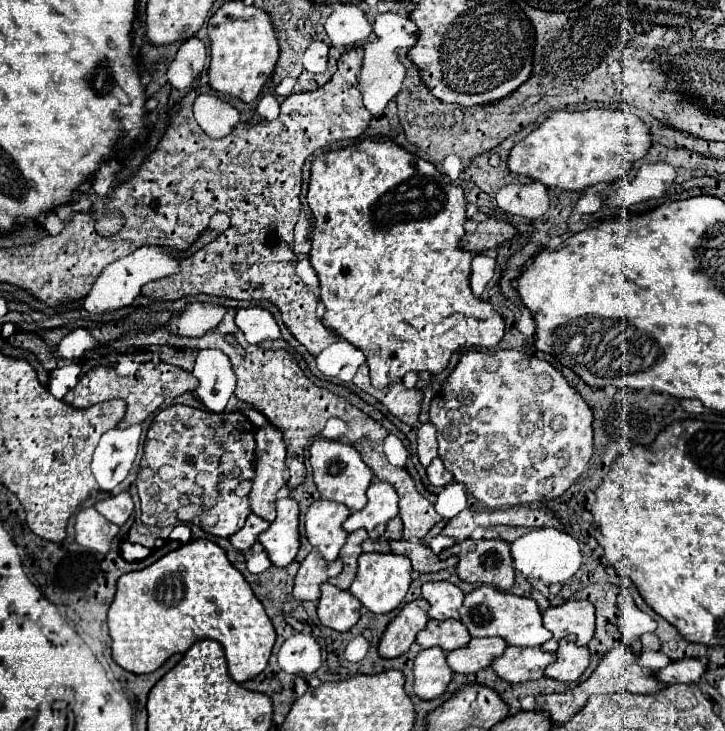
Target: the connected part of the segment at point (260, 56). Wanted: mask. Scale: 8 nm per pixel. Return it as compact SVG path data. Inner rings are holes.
M227 1L223 3L217 13L209 19L209 41L211 41L211 65L209 65L209 85L225 95L231 97L239 97L243 101L253 101L261 87L265 85L265 81L273 75L275 71L275 63L279 59L279 43L277 43L277 35L275 29L271 25L271 17L263 11L257 9L253 5L245 5L243 1Z

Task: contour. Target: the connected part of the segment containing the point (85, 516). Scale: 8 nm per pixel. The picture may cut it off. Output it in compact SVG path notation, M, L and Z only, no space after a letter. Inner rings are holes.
M93 507L81 509L75 517L75 541L97 553L107 553L119 527L103 519Z

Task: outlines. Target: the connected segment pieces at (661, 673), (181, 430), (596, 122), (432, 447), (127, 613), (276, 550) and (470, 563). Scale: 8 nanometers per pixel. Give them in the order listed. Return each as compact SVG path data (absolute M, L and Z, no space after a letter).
M705 657L679 659L679 661L671 661L665 669L659 669L655 675L665 685L697 683L701 679L701 675L705 673L707 663L709 663L709 659L705 659Z
M169 405L165 409L161 409L155 417L153 417L153 423L147 431L147 439L145 439L145 455L141 459L141 467L139 467L139 475L137 475L137 491L139 491L139 499L141 499L141 521L145 525L155 525L155 527L169 527L169 525L179 525L179 523L195 523L199 525L201 529L205 529L207 533L211 535L217 535L217 537L231 537L233 533L237 533L243 525L245 525L245 519L249 517L251 513L251 507L249 507L249 491L251 491L251 485L253 485L253 461L255 461L255 425L249 423L245 419L243 413L235 411L235 413L211 413L211 411L201 411L201 409L193 409L193 407L187 407L187 405Z
M587 109L579 113L555 111L509 153L509 169L541 181L547 187L583 191L591 185L615 181L651 149L649 125L627 109Z
M423 423L417 429L417 455L423 467L427 467L435 457L437 457L437 437L435 437L435 427L433 423Z
M207 539L189 541L177 551L171 551L159 561L155 561L153 565L141 571L125 573L117 583L117 595L111 603L107 621L113 639L113 661L135 675L153 673L175 653L189 651L191 645L201 639L213 639L219 641L225 649L229 675L237 683L245 683L257 677L267 667L271 649L277 639L275 627L267 617L261 601L253 595L251 585L229 563L225 551Z
M295 499L277 501L277 519L259 535L269 559L277 567L287 567L299 551L299 505Z
M465 539L445 549L439 557L447 559L451 555L459 557L457 575L461 581L483 583L503 591L513 585L515 571L511 563L509 543L505 543L503 539Z

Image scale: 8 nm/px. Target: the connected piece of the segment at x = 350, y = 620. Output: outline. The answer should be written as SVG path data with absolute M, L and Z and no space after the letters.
M331 583L321 585L321 599L317 605L319 619L325 627L335 631L349 631L361 617L361 603L349 591Z

